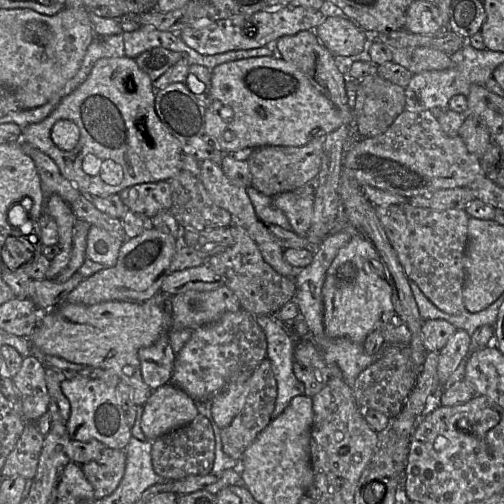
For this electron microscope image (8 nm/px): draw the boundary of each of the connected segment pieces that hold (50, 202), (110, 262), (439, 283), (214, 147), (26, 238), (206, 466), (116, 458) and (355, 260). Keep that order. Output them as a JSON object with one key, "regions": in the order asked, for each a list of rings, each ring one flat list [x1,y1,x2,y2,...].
{"regions":[[[57,194,46,198,46,212,55,220,58,230,58,246,61,250,72,251,73,228,76,217,67,204]],[[91,225,87,234,86,258,106,268,113,267,117,262,122,242,103,228]],[[410,204,376,206,376,214,395,249,409,280,414,281,425,296,440,310,458,315,466,310,463,300,465,271,463,257,468,241,469,215,463,209,434,210]],[[172,83,157,90,155,92,155,111,161,122,179,141,184,154,192,156,198,162,211,160,221,165,224,153,217,142,205,131,205,108,184,83]],[[32,219,26,220,18,230,20,236,9,237,8,235,2,247,2,260,10,270,26,268,31,262,34,262,41,237,38,222]],[[199,414,190,423,153,440,151,460,153,469,166,481,188,476,205,476,212,471,215,459,215,435,209,420]],[[109,447,102,451,99,458,81,465,97,500,109,496,116,490,124,475,125,467,125,450]],[[353,236,341,247,326,273,322,288,324,305,324,332,328,338,346,337,356,343,364,343,375,329,394,324,396,313,392,302,392,288,386,280,386,268,374,245,365,236]]]}

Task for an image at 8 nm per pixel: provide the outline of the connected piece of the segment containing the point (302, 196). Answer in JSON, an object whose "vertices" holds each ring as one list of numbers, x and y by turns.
{"vertices":[[316,179,294,191,280,193,273,197,273,204,288,218,292,230,306,236,313,218]]}

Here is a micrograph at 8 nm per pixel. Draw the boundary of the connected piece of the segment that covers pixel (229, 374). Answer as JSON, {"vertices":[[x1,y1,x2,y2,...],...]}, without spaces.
{"vertices":[[241,309,227,312,217,321,192,331,190,339,176,355,170,383,184,391,195,402,209,402,230,383,244,383,267,356,267,340,256,317]]}

